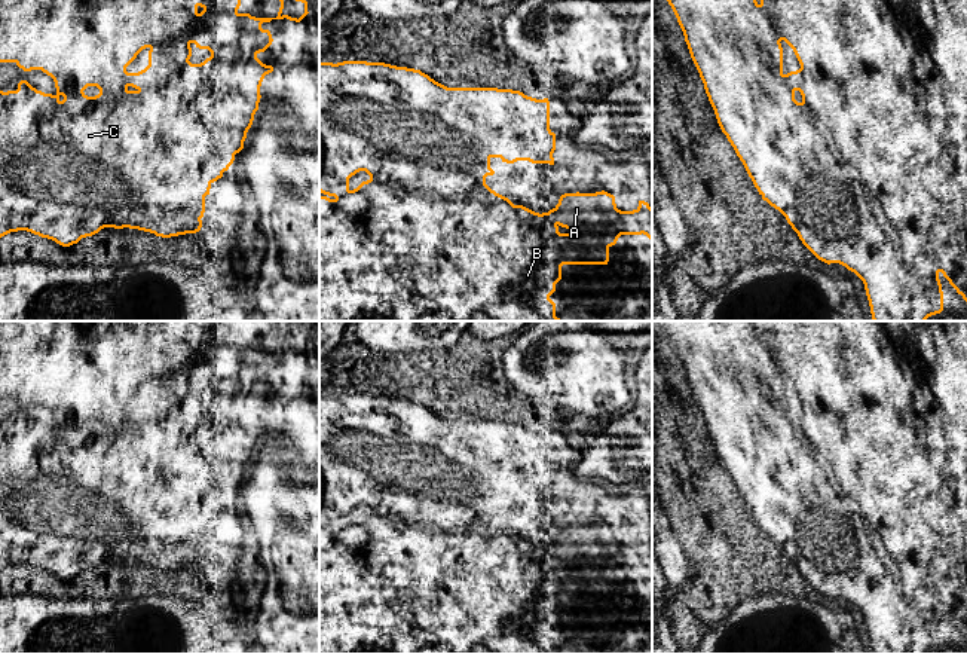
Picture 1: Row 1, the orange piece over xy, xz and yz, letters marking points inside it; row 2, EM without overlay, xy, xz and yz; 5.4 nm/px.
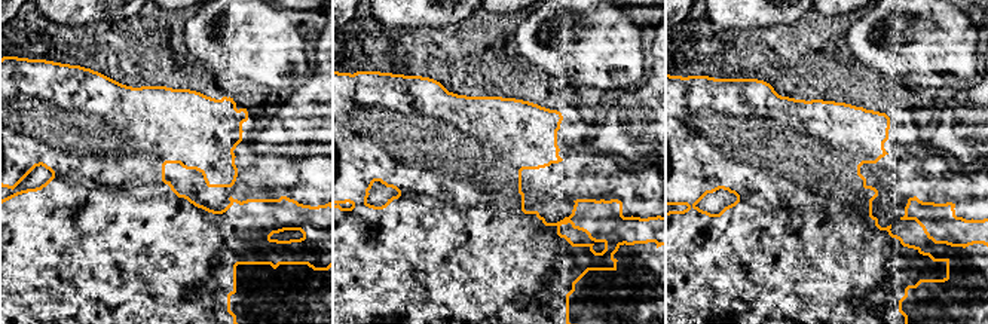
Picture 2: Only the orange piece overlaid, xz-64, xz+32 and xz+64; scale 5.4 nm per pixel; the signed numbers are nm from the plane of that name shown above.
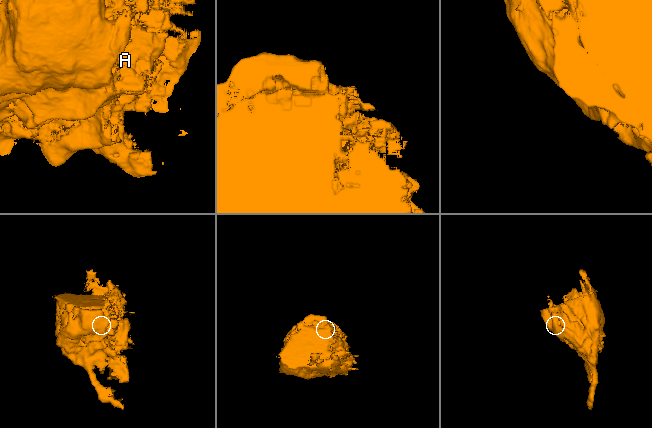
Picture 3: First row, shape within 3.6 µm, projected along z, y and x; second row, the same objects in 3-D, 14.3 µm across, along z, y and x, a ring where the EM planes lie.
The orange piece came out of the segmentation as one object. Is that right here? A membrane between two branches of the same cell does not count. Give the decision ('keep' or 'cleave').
keep

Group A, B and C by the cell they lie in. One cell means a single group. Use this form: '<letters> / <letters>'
A B C

